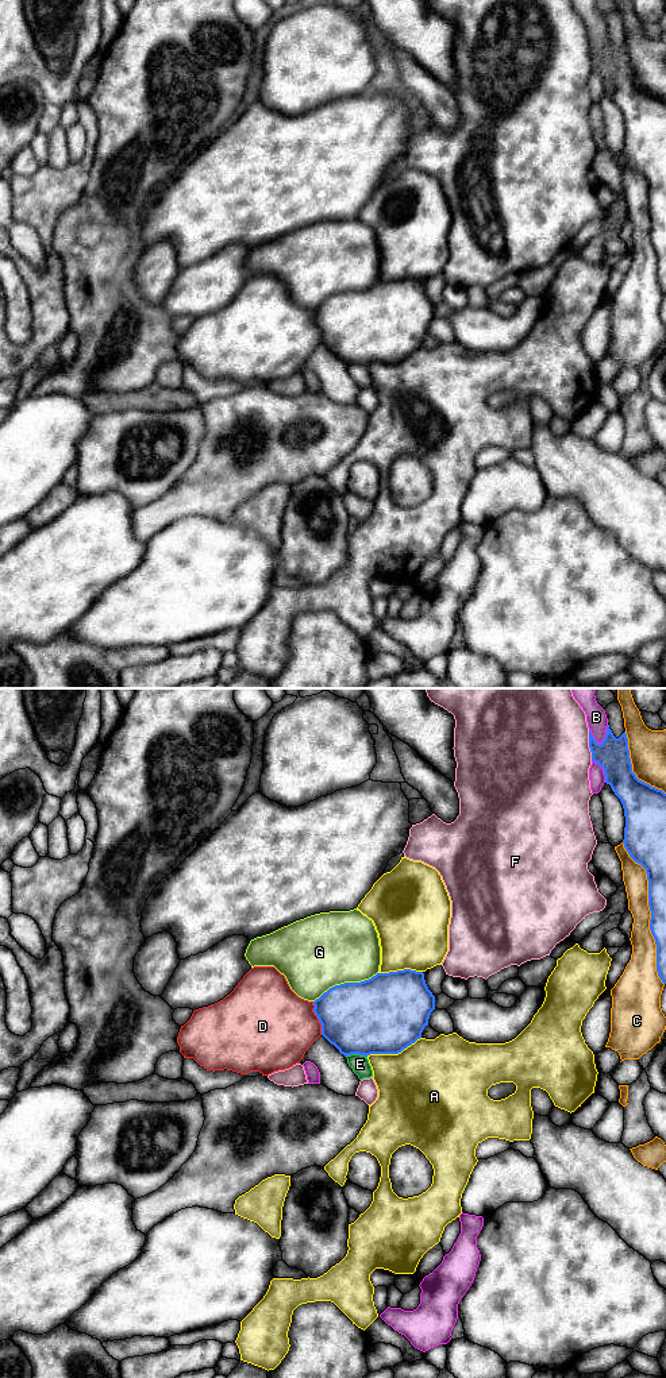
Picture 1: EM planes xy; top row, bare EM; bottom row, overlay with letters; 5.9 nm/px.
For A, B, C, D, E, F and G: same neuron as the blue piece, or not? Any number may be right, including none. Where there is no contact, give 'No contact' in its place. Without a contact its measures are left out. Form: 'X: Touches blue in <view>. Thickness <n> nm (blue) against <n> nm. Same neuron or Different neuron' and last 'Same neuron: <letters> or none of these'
A: Touches blue in xy. Thickness 460 nm (blue) against 460 nm. Different neuron
B: Touches blue in xy. Thickness 200 nm (blue) against 120 nm. Different neuron
C: Touches blue in xy. Thickness 120 nm (blue) against 140 nm. Different neuron
D: Touches blue in xy. Thickness 440 nm (blue) against 440 nm. Different neuron
E: Touches blue in xy. Thickness 440 nm (blue) against 110 nm. Same neuron
F: Touches blue in xy. Thickness 200 nm (blue) against 500 nm. Different neuron
G: Touches blue in xy. Thickness 440 nm (blue) against 440 nm. Different neuron
Same neuron: E

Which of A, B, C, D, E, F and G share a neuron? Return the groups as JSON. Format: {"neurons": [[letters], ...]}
{"neurons": [["A"], ["B"], ["C"], ["D"], ["E"], ["F"], ["G"]]}

